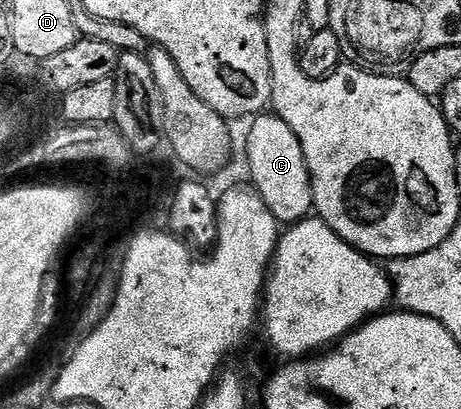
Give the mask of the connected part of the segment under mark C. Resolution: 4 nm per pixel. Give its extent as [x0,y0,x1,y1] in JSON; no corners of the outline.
[246,113,314,225]

